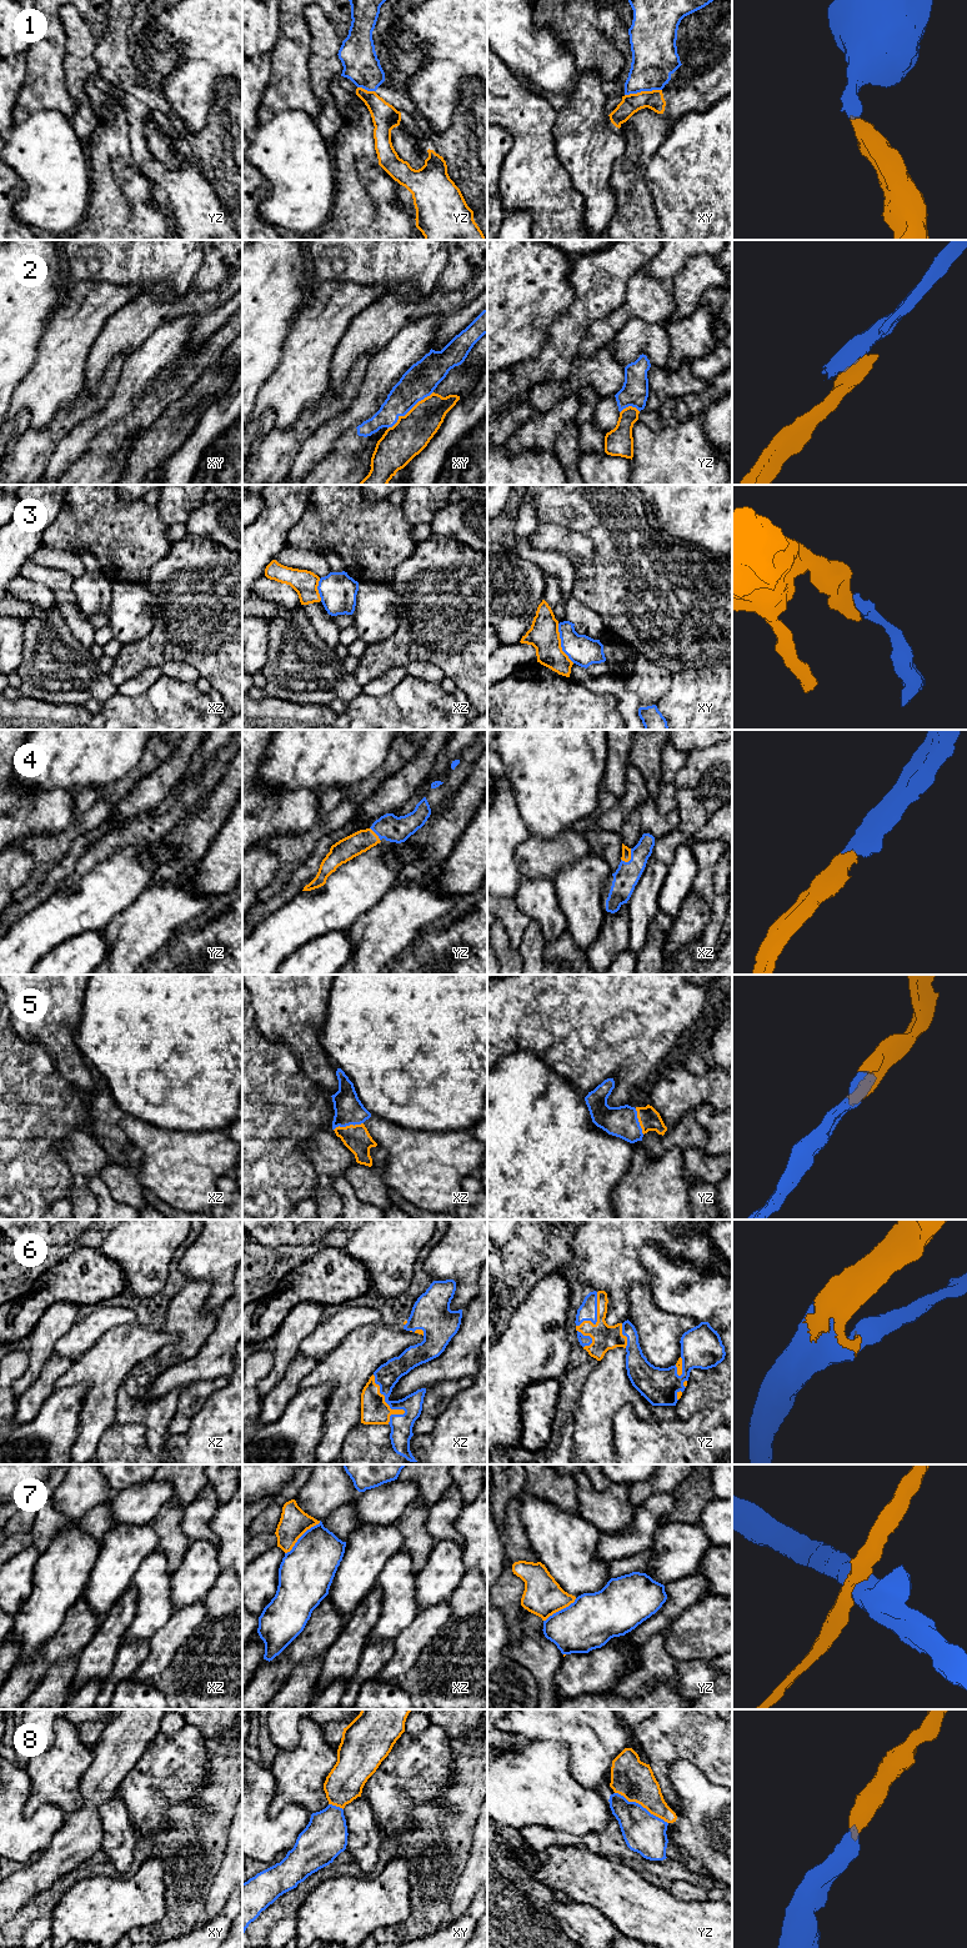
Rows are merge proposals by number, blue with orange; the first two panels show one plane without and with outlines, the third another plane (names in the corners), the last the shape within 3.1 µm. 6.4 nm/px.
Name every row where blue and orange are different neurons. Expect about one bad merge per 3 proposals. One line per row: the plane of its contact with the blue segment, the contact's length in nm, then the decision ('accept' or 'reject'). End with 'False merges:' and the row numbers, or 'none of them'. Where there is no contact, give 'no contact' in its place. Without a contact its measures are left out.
1: meets blue in xy; contact 240 nm long; reject
2: meets blue in xy; contact 380 nm long; reject
3: meets blue in xy; contact 280 nm long; reject
4: meets blue in xz; contact 110 nm long; accept
5: meets blue in xz; contact 200 nm long; accept
6: meets blue in xz; contact 340 nm long; accept
7: meets blue in xz; contact 320 nm long; reject
8: meets blue in yz; contact 400 nm long; accept
False merges: 1, 2, 3, 7

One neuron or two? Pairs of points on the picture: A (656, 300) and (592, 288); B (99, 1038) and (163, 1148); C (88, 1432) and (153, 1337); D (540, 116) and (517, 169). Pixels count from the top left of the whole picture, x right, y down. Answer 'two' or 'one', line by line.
A: two
B: two
C: one
D: one

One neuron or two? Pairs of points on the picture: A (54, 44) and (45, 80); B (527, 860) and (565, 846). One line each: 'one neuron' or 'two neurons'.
A: one neuron
B: one neuron

